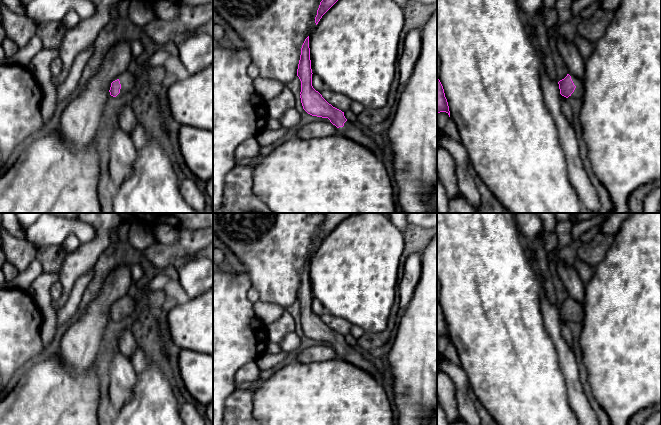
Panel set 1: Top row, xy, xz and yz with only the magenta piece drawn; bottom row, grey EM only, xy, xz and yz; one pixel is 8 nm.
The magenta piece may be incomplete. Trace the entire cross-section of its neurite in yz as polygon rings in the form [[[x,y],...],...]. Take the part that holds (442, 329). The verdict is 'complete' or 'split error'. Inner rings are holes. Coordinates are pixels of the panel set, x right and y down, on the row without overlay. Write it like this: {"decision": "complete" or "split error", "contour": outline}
{"decision": "complete", "contour": [[[437,303],[437,338],[446,336],[450,341],[450,335],[447,323],[445,321],[443,310],[439,303]]]}

